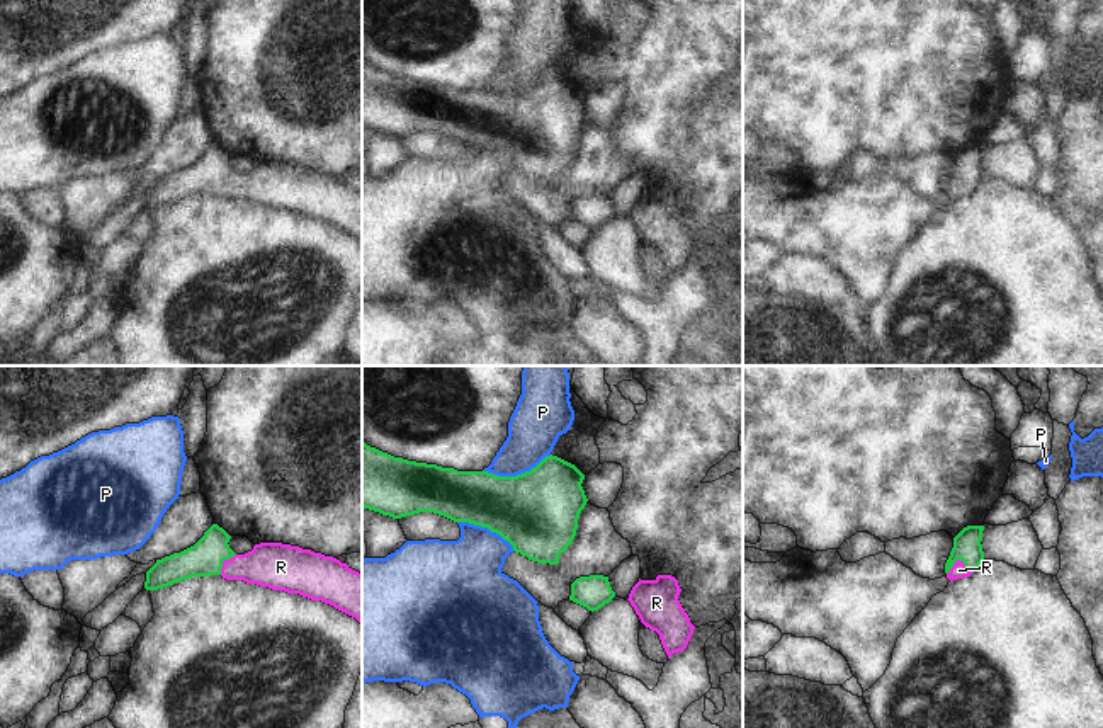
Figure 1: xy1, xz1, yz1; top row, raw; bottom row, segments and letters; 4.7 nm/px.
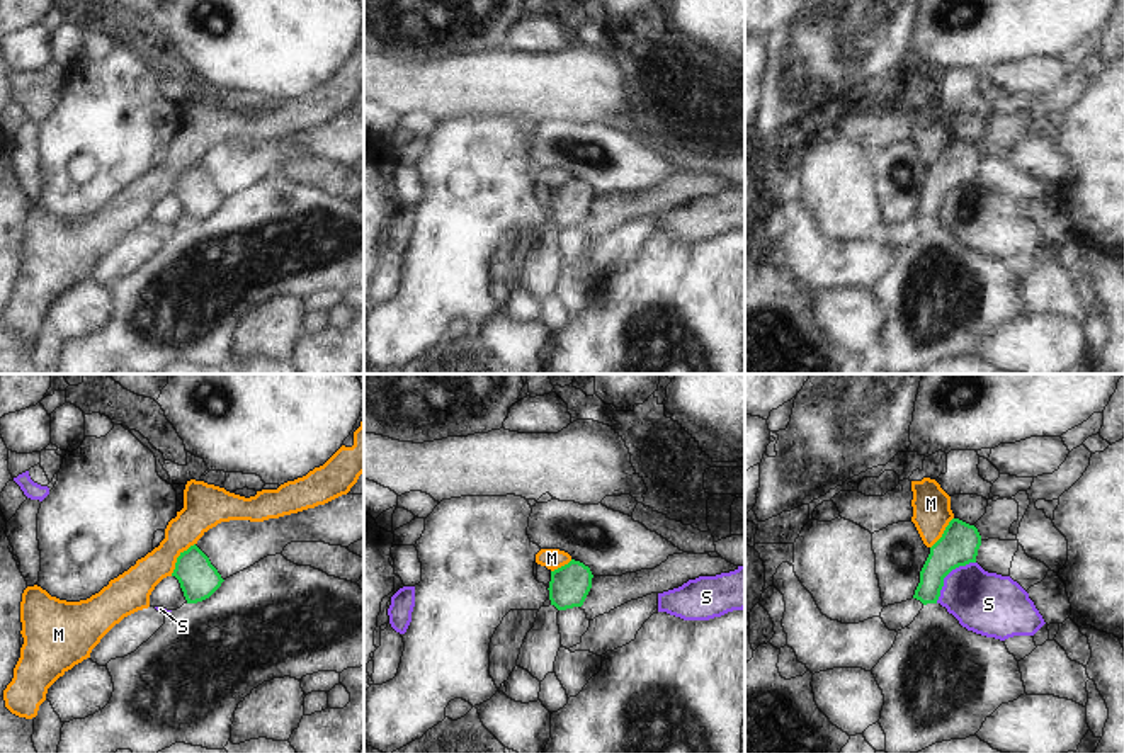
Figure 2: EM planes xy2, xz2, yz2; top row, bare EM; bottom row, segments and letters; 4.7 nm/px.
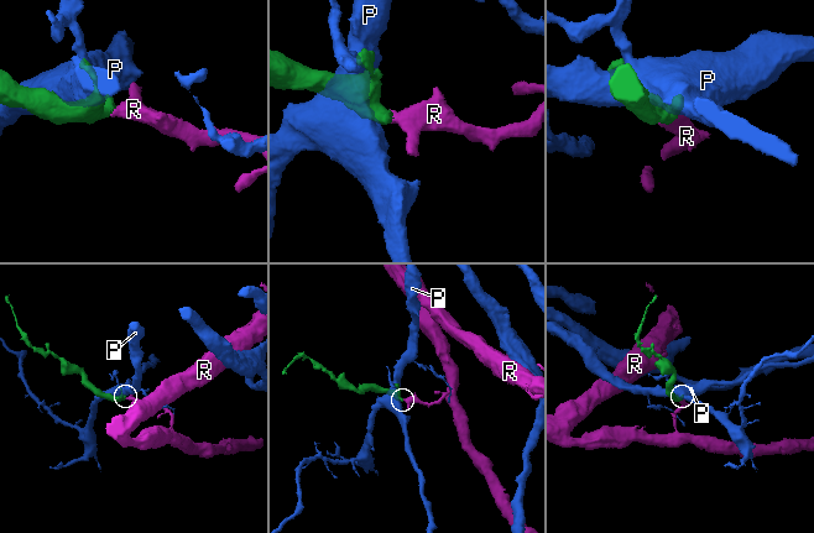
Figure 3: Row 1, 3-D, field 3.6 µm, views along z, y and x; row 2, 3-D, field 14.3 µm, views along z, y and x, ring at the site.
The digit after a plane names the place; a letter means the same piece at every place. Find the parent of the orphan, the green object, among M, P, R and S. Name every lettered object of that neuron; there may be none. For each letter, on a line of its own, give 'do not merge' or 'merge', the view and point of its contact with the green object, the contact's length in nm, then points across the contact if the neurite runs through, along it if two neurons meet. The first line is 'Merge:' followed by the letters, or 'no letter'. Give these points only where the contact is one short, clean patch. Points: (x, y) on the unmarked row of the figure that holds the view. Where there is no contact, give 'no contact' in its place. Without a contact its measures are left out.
Merge: R
M: do not merge; meets green in xy2 at (177, 177); contact 200 nm long; border along xy2 (194, 162), (177, 177), (170, 194)
P: do not merge; meets green in xz1 at (517, 94); contact 340 nm long
R: merge; meets green in yz1 at (957, 177); contact 130 nm long; runs through yz1 (967, 167), (957, 177), (959, 189)
S: do not merge; meets green in yz2 at (948, 192); contact 280 nm long; border along yz2 (975, 181), (956, 186), (944, 198), (936, 221)

